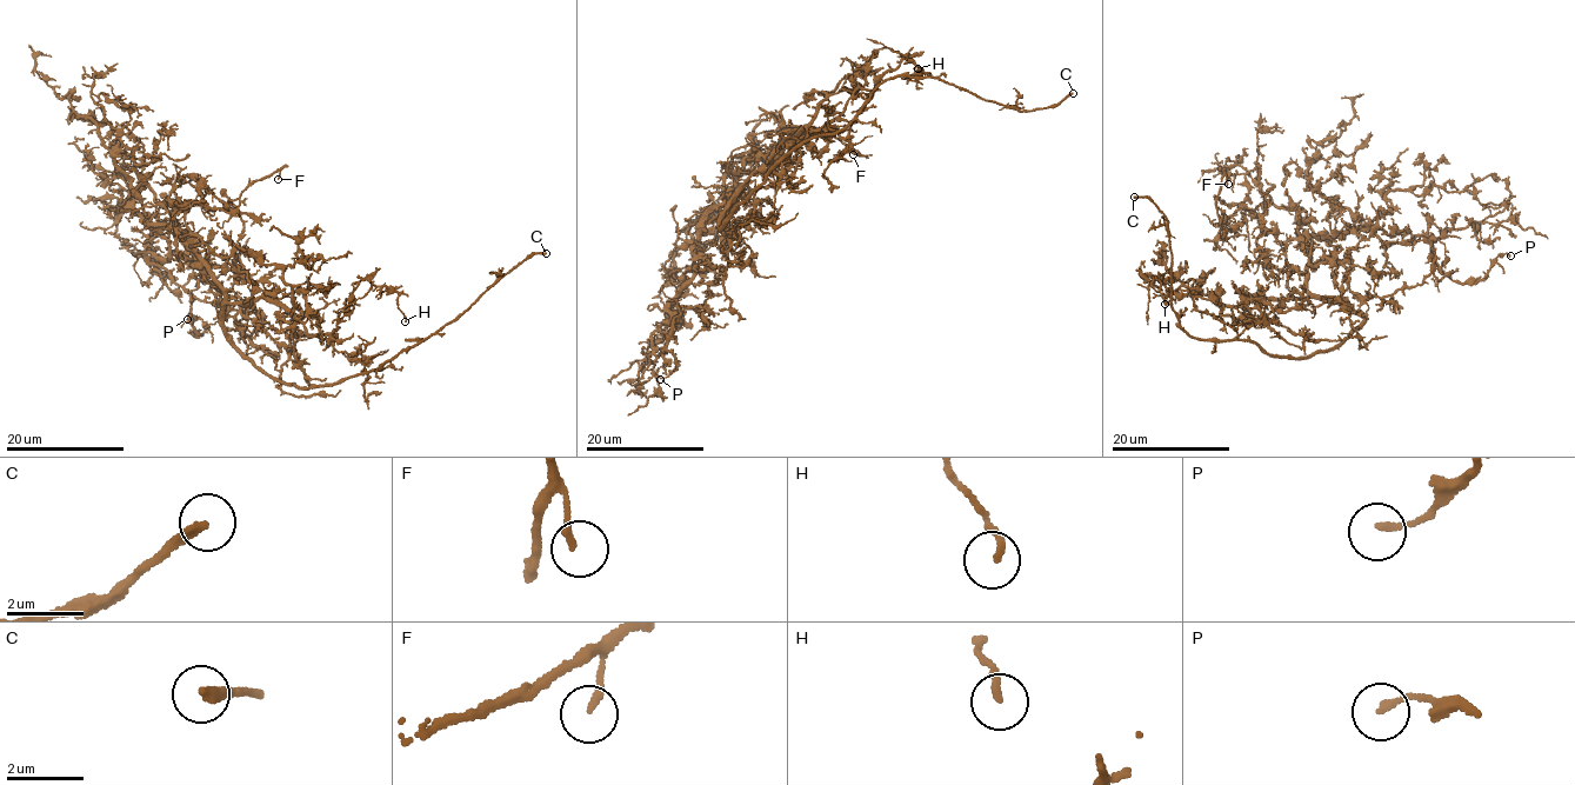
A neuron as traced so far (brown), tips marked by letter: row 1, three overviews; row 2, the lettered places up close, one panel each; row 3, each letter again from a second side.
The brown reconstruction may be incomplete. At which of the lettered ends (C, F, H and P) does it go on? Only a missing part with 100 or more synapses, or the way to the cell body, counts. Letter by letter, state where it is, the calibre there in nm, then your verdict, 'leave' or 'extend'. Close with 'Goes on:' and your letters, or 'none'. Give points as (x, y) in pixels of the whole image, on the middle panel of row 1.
C: (1073, 93) | 220 nm | extend
F: (853, 154) | 180 nm | leave
H: (918, 68) | 180 nm | leave
P: (660, 379) | 170 nm | leave
Goes on: C

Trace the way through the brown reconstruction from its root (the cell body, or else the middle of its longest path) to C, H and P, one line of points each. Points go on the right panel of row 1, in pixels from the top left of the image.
C: (1348, 311), (1360, 326), (1301, 358), (1190, 336), (1169, 304), (1167, 221), (1134, 197)
H: (1348, 311), (1260, 293), (1243, 306), (1250, 320), (1214, 317), (1188, 294), (1148, 280), (1160, 280), (1165, 304)
P: (1348, 311), (1308, 292), (1310, 237), (1367, 227), (1396, 244), (1426, 235), (1435, 264), (1461, 283), (1510, 255)

